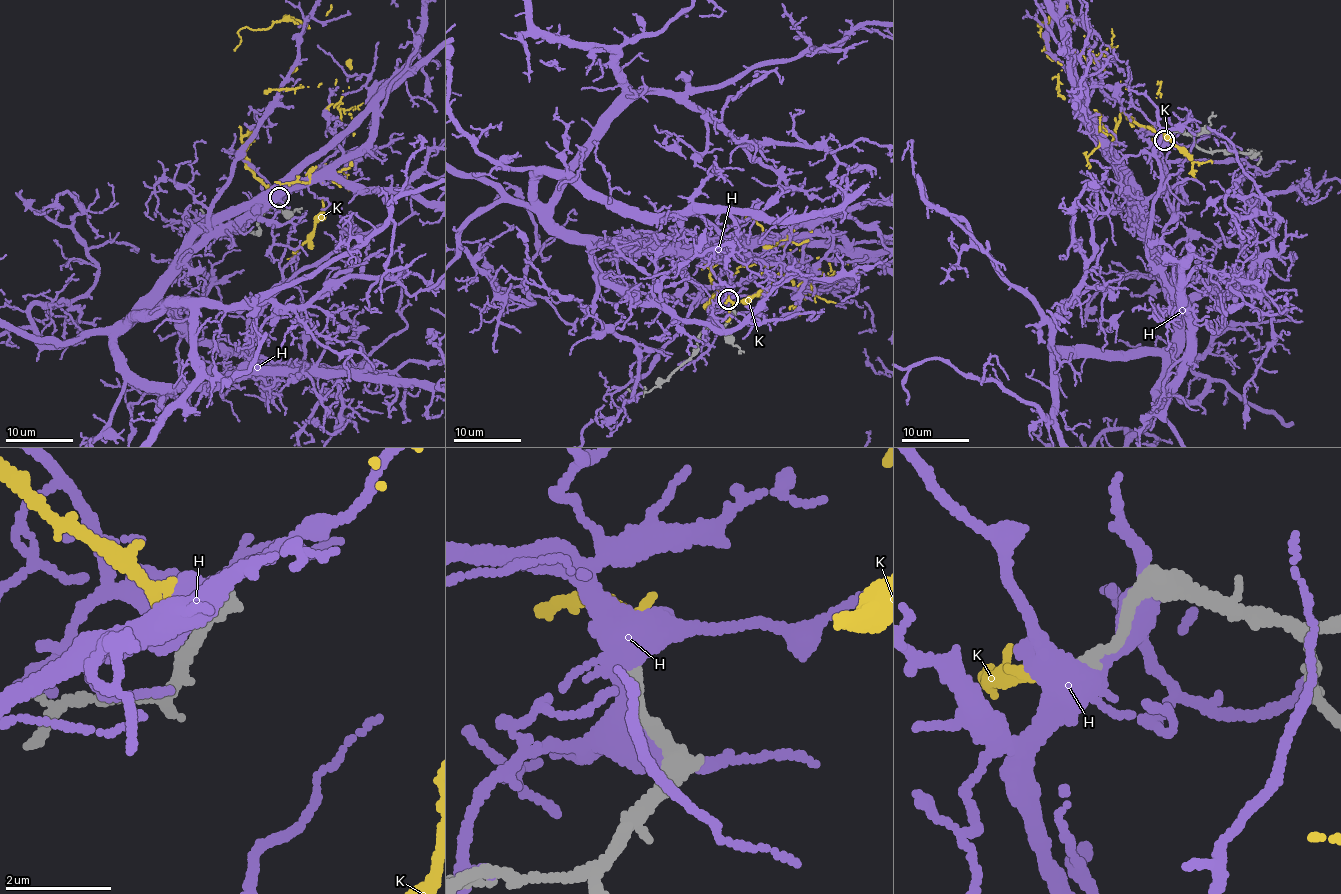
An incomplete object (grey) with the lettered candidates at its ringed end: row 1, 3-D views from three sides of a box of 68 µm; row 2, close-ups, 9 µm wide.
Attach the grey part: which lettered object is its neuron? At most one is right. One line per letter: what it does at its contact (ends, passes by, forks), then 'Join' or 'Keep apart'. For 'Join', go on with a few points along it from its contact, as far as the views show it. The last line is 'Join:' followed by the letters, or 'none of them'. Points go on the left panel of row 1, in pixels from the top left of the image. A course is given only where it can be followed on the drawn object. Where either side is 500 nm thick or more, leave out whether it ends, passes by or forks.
H: It forks there. Keep apart
K: It forks there. Join
Join: K

